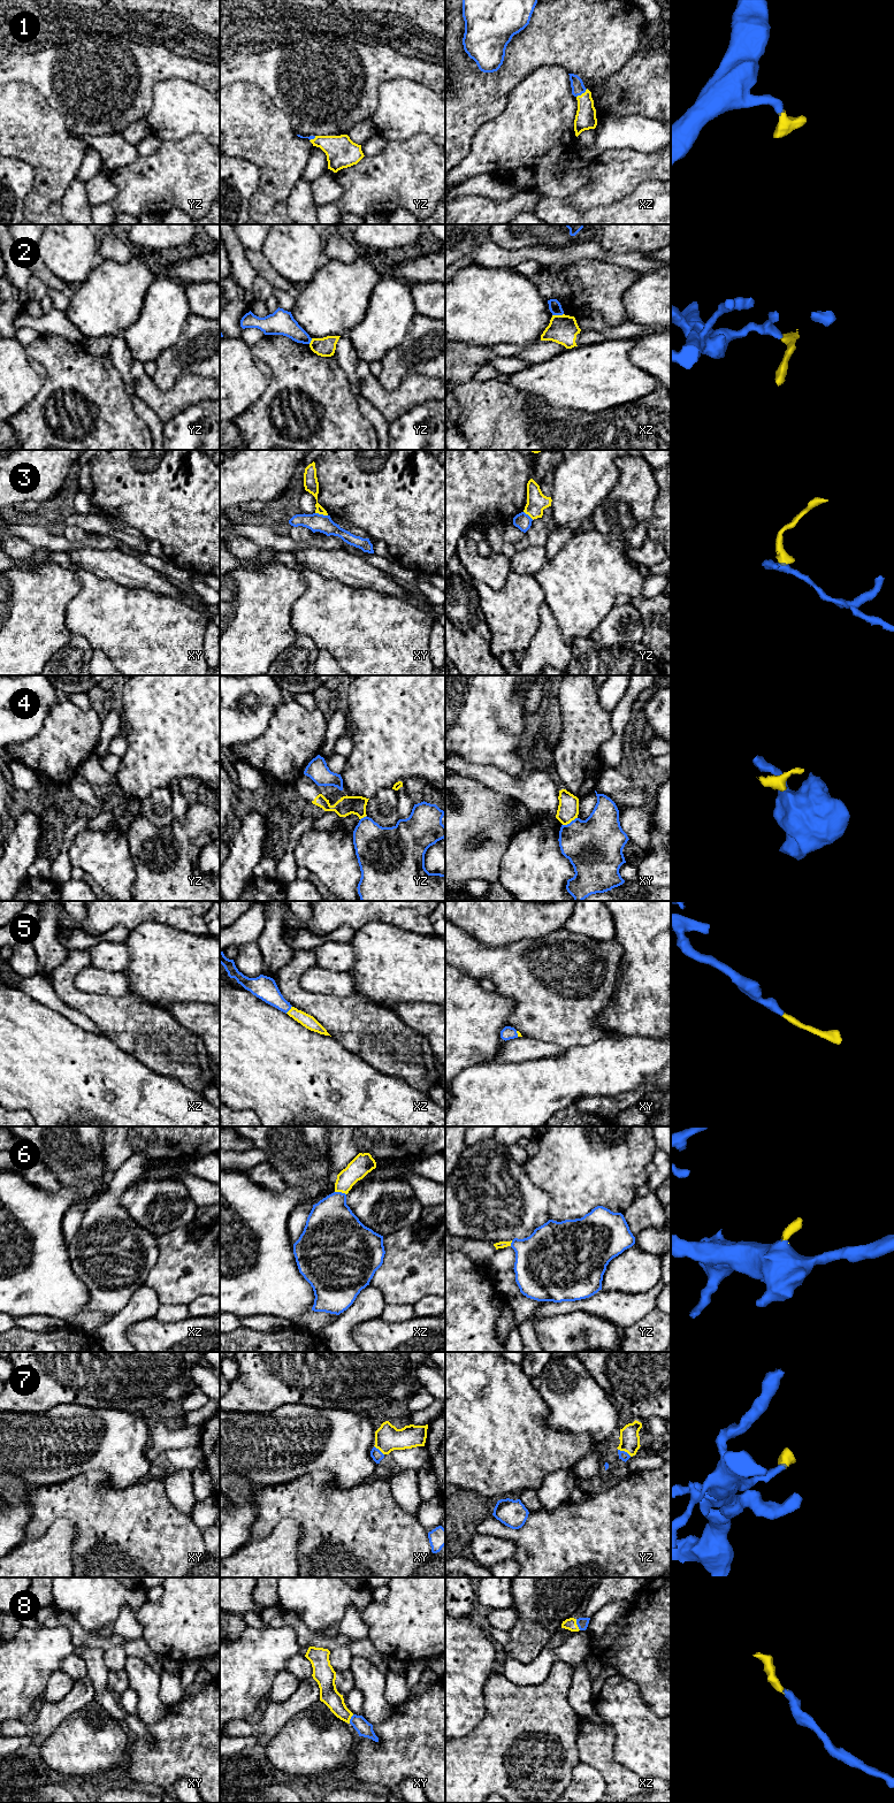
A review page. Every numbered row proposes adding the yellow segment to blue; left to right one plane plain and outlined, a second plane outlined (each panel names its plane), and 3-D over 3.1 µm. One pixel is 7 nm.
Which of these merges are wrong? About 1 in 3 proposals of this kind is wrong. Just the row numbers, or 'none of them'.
2, 3, 4

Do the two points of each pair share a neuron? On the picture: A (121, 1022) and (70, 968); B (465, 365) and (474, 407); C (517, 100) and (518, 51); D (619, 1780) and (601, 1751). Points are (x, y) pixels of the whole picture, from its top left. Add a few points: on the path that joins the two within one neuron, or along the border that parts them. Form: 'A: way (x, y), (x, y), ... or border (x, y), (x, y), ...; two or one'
A: way (102, 1010), (83, 1002), (68, 986); one
B: border (473, 379), (457, 386); two
C: border (537, 68), (509, 92), (504, 109); two
D: way (614, 1773), (602, 1758); one

